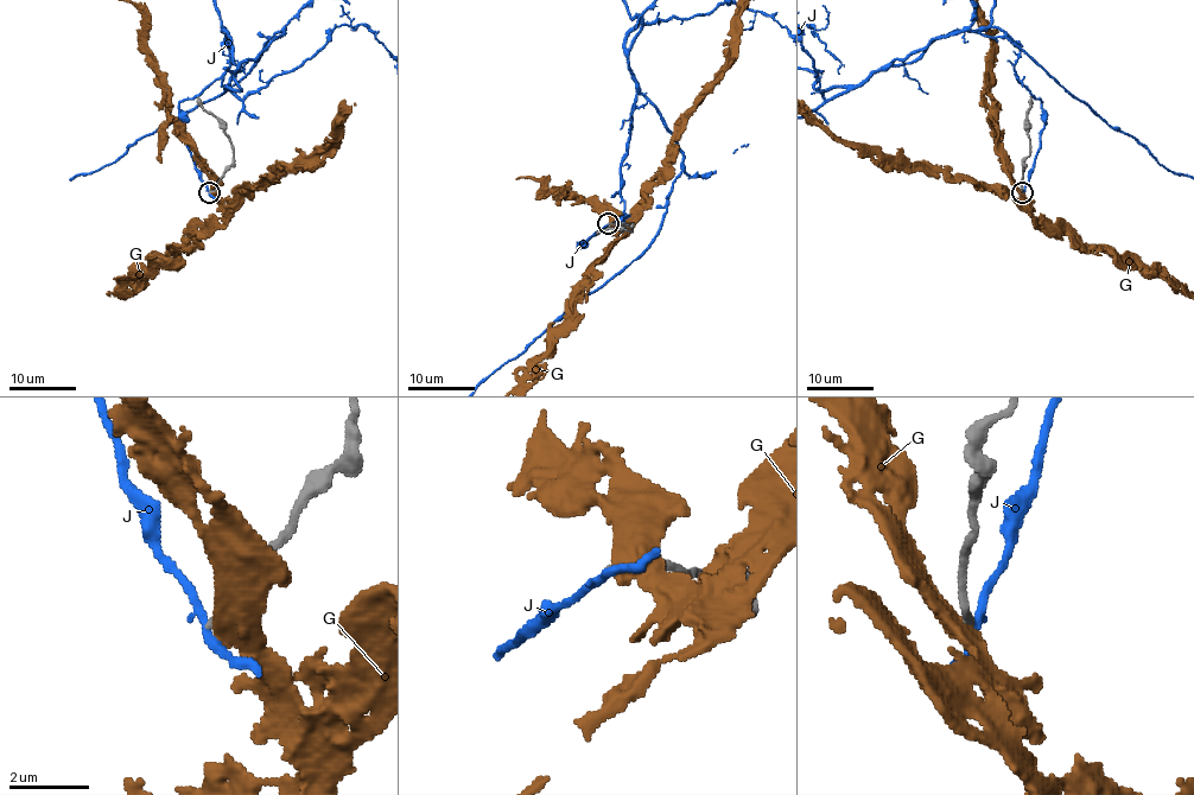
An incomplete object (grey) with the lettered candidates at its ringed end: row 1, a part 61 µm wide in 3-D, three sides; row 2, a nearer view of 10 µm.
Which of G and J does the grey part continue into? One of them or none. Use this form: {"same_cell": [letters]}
{"same_cell": []}

